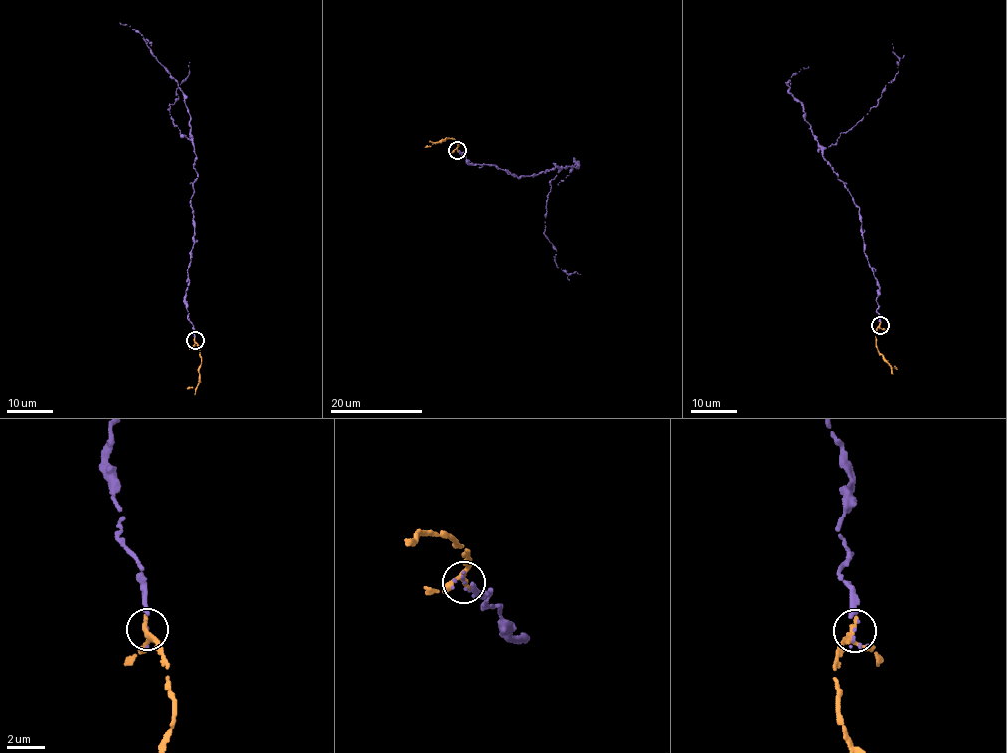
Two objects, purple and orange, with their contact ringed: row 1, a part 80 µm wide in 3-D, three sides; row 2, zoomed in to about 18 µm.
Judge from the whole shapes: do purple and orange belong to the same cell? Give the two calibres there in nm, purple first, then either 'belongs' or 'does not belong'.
calibres 110 and 280 nm; belongs

